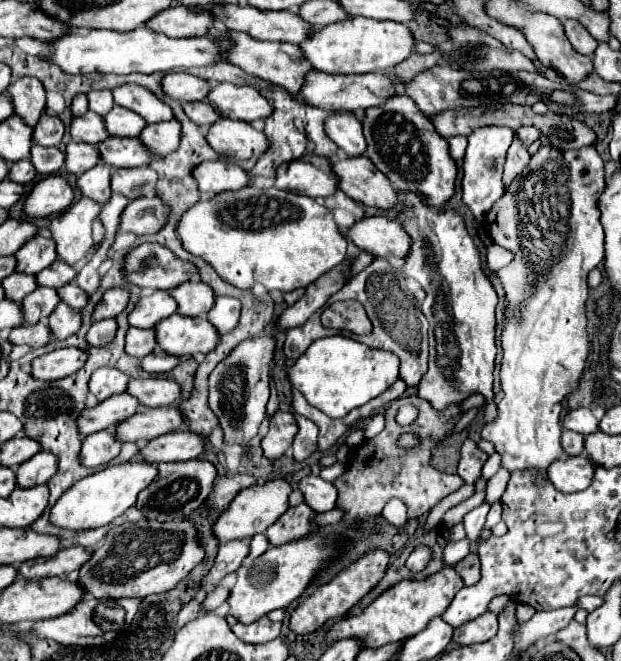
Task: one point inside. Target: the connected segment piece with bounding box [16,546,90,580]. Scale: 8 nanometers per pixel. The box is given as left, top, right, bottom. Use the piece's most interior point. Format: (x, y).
(69, 559)

